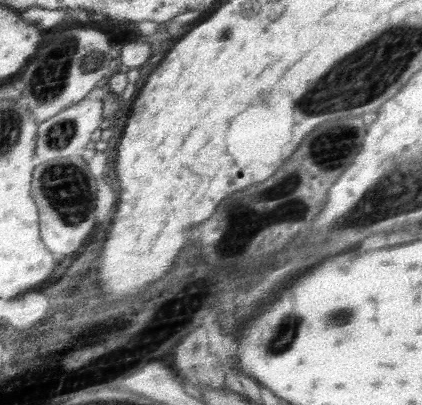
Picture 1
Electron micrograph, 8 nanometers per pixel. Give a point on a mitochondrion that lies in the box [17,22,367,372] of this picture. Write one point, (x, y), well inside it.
(54, 67)

